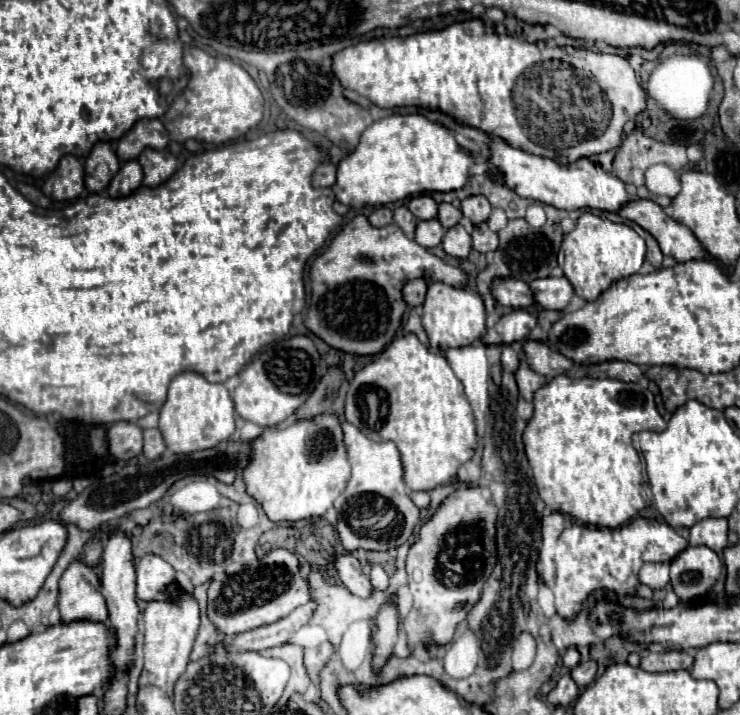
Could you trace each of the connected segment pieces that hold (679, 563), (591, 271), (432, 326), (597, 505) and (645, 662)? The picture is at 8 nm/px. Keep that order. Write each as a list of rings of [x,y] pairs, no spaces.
[[[688,546],[670,562],[670,586],[682,604],[706,596],[722,574],[722,560],[708,546]]]
[[[584,212],[578,218],[576,228],[564,236],[557,262],[564,276],[570,280],[576,296],[590,302],[596,300],[596,296],[600,296],[600,292],[604,292],[610,282],[636,274],[644,262],[644,254],[646,244],[630,226],[610,222],[608,218],[600,218],[592,212]]]
[[[430,282],[424,302],[422,326],[430,338],[432,348],[448,350],[468,346],[478,340],[486,330],[486,310],[482,296],[470,288],[454,288],[444,282]]]
[[[556,376],[534,394],[534,414],[524,430],[524,448],[532,468],[534,484],[544,504],[554,512],[570,514],[582,524],[618,528],[632,520],[652,502],[646,468],[632,446],[632,434],[642,430],[662,432],[664,418],[658,414],[652,392],[644,382],[622,382],[612,378],[568,378]]]
[[[662,650],[648,652],[640,660],[640,668],[646,672],[668,672],[668,670],[688,670],[694,658],[684,650]]]

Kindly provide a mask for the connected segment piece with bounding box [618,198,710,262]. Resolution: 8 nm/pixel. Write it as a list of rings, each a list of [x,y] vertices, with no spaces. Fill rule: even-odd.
[[[634,198],[618,212],[624,220],[632,220],[638,226],[642,226],[646,232],[650,232],[664,256],[672,256],[678,262],[688,262],[696,258],[710,258],[708,252],[702,248],[702,244],[696,240],[696,236],[682,224],[674,222],[666,212],[652,200]]]

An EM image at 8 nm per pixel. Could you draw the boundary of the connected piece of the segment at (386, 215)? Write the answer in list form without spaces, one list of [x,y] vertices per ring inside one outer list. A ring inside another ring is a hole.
[[[380,206],[380,208],[376,208],[376,210],[368,216],[368,220],[370,220],[370,224],[376,226],[376,228],[386,226],[386,224],[392,222],[392,210],[390,210],[388,206]]]

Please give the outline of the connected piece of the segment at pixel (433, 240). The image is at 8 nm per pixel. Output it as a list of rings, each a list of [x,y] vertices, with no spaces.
[[[436,218],[420,220],[418,226],[416,226],[416,242],[420,246],[424,246],[424,248],[434,248],[434,246],[438,246],[442,242],[444,232],[446,230],[442,228],[442,224]]]

